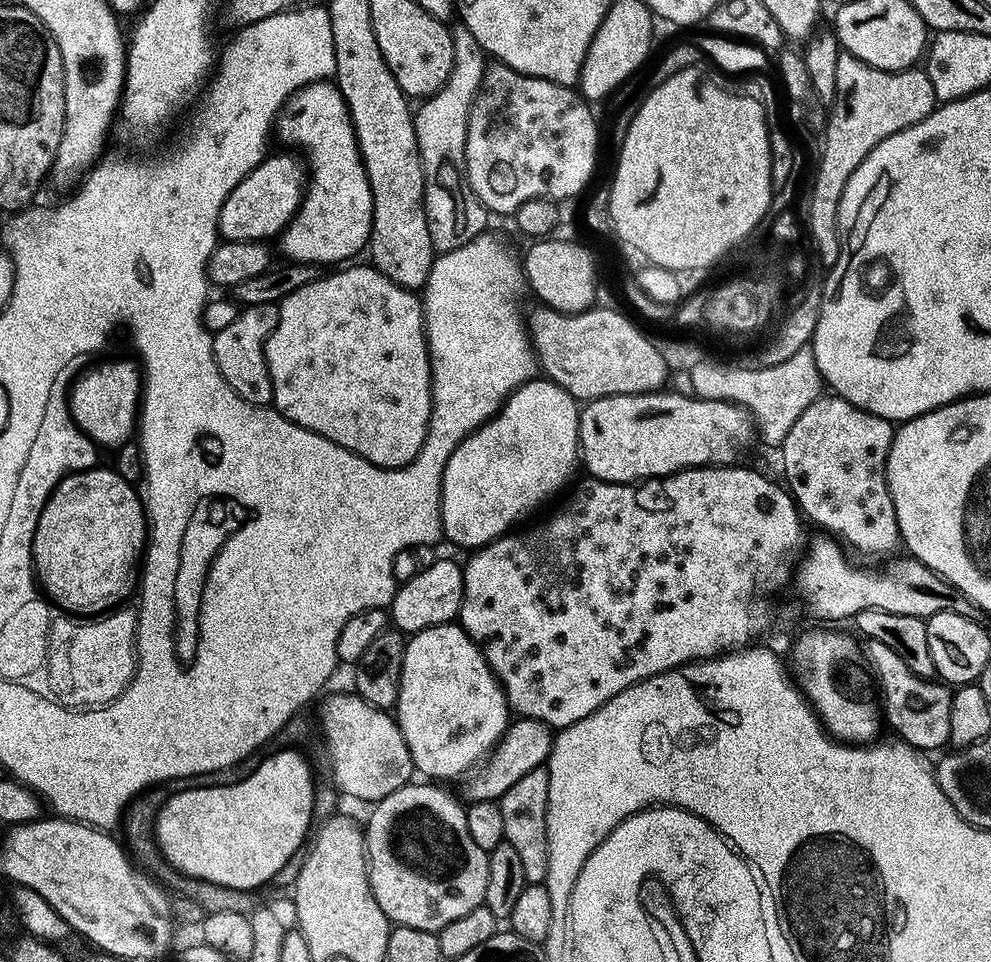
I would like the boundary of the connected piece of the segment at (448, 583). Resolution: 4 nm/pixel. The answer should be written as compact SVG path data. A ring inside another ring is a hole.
M436 560L397 587L390 605L390 620L399 631L415 634L439 624L451 624L459 617L464 601L464 570L452 560Z

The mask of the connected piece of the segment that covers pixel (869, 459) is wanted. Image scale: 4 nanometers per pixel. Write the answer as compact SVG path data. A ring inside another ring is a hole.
M824 394L802 411L786 434L782 445L784 452L782 480L800 512L808 520L812 519L818 527L825 528L828 531L825 533L831 534L841 545L849 549L857 548L868 556L884 556L898 547L895 539L880 540L880 528L890 530L896 528L894 502L890 498L886 478L886 462L893 435L893 421L870 414L846 402L841 396Z

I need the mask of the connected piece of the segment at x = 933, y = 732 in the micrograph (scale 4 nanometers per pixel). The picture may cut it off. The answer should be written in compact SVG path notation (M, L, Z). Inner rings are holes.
M884 654L880 660L880 688L884 691L882 716L901 736L907 747L917 750L940 748L950 741L950 710L952 709L953 689L944 682L932 678L915 676L898 657Z

